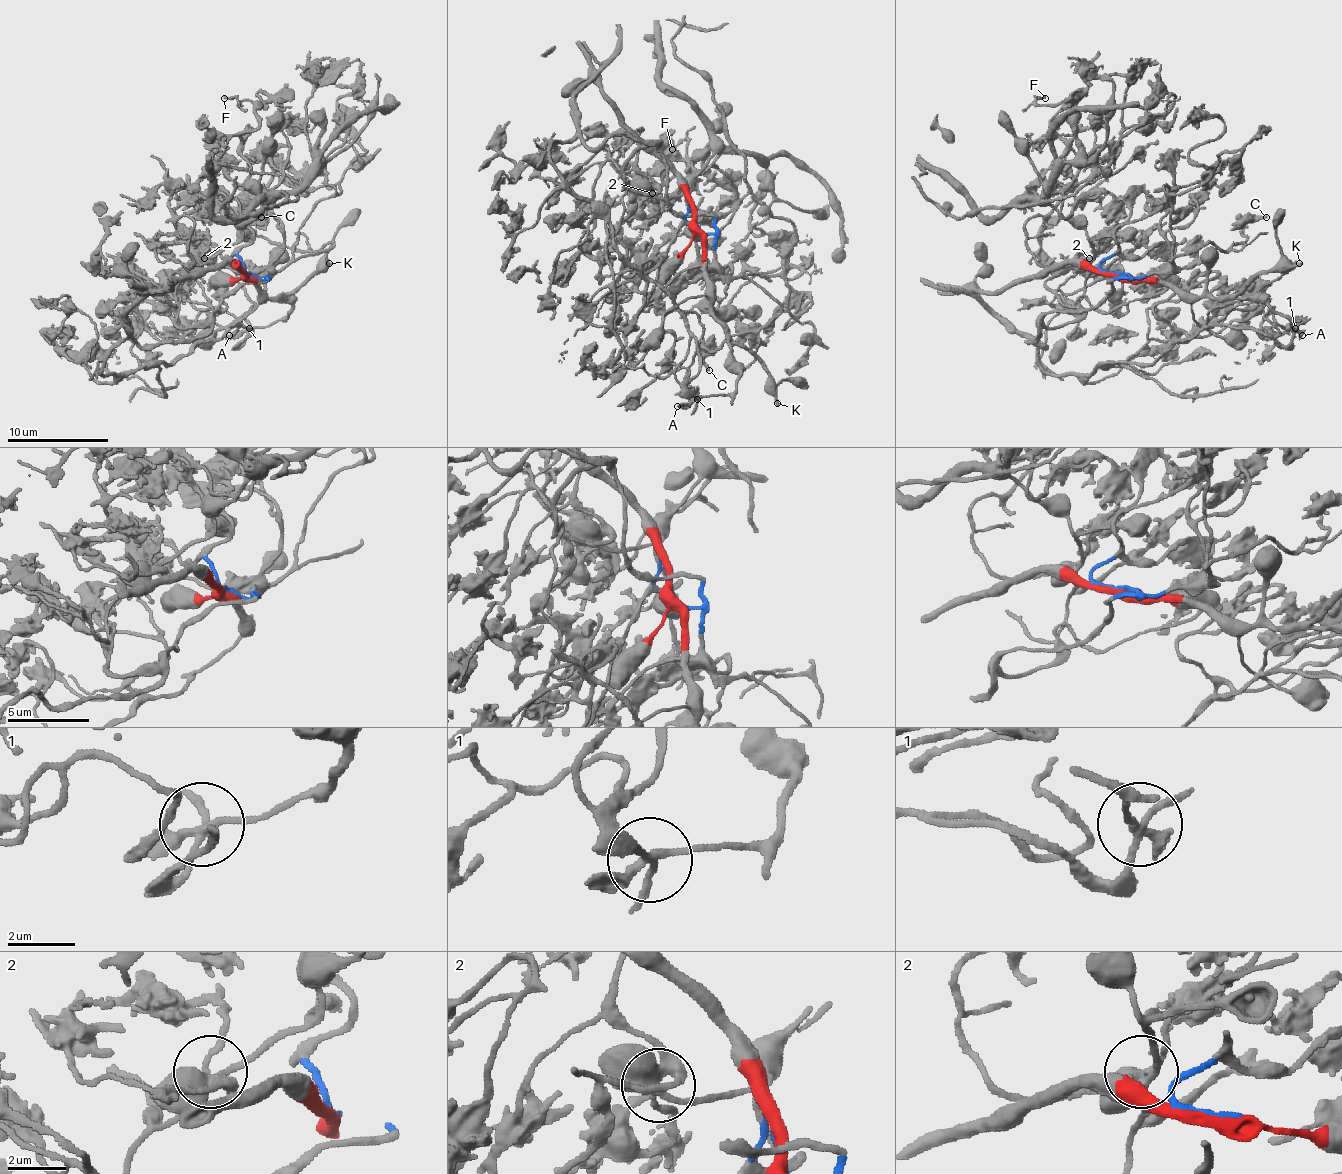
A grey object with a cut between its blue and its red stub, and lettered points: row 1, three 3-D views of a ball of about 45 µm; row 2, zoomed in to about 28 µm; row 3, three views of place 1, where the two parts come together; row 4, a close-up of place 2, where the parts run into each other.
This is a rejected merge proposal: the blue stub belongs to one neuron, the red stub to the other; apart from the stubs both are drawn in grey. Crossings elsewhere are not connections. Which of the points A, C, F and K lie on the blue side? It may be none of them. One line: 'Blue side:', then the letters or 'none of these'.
Blue side: C, F

